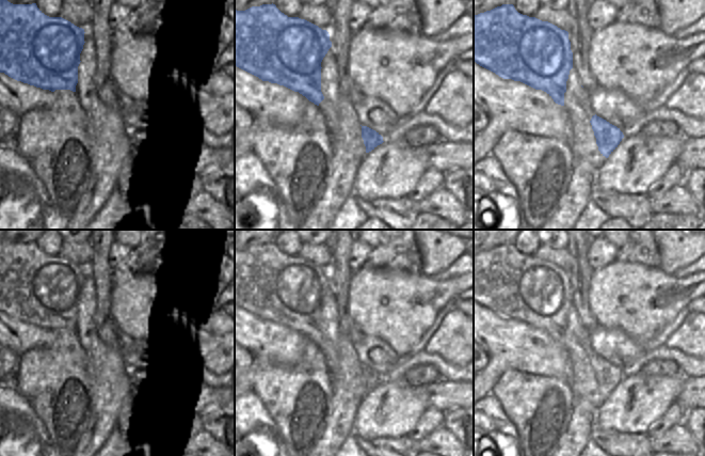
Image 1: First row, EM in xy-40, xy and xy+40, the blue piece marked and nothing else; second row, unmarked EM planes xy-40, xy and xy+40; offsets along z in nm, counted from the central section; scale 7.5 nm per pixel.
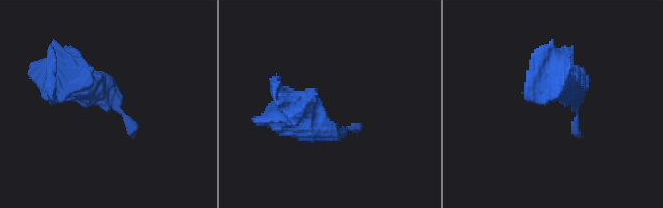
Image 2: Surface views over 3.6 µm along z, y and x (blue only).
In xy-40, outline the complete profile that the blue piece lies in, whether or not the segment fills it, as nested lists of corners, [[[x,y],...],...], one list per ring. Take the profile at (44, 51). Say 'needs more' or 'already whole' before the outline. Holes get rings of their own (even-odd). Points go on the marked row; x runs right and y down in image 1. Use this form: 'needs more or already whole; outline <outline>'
needs more; outline [[[0,0],[0,73],[9,77],[54,92],[70,90],[78,95],[78,101],[86,114],[86,131],[91,140],[91,176],[65,230],[86,230],[103,202],[112,196],[112,187],[116,172],[125,159],[112,145],[103,141],[103,129],[108,123],[106,107],[95,93],[87,96],[78,89],[78,66],[82,60],[82,49],[86,41],[84,29],[79,28],[62,17],[49,17],[36,5],[13,4]]]

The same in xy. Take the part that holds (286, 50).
needs more; outline [[[275,4],[252,6],[245,11],[235,9],[235,66],[262,81],[284,85],[299,92],[317,105],[333,142],[342,127],[340,101],[332,101],[321,92],[323,58],[332,47],[330,34],[318,26],[299,17],[288,17]]]

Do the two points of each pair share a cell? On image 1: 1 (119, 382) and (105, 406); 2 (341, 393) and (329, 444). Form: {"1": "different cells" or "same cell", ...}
{"1": "different cells", "2": "same cell"}

